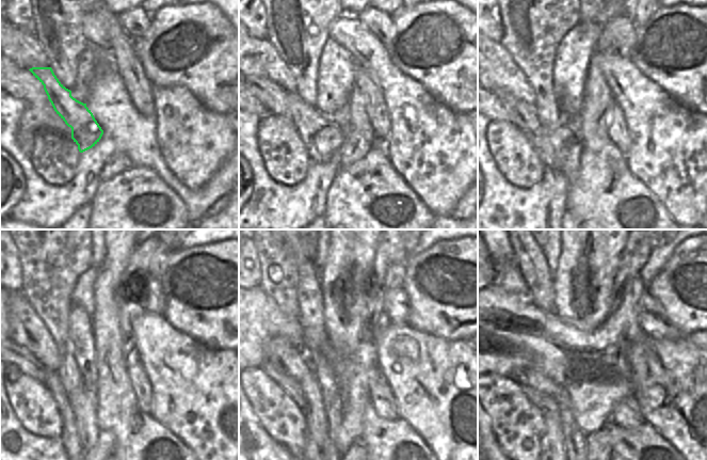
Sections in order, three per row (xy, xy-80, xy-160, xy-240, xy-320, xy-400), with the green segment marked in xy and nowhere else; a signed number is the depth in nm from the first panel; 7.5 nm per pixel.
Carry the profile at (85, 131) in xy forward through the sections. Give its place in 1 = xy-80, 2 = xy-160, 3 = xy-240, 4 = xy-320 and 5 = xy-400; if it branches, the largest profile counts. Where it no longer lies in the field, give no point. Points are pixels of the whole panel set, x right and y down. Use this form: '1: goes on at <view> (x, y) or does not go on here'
1: goes on at xy-80 (322, 138)
2: goes on at xy-160 (561, 148)
3: goes on at xy-240 (83, 402)
4: goes on at xy-320 (328, 446)
5: does not go on here

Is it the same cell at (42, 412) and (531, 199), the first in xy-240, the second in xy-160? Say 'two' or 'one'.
two

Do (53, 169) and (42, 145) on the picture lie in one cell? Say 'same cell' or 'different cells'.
same cell

